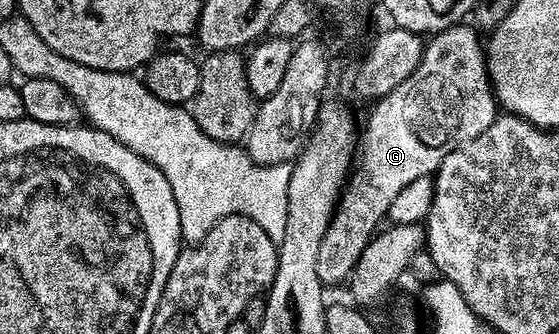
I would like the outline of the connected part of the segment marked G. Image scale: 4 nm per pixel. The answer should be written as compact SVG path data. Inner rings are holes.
M466 25L450 26L447 30L433 35L423 45L422 59L416 72L412 72L412 76L408 76L404 84L392 88L388 96L377 99L369 107L371 110L366 118L366 128L360 132L356 161L316 252L316 276L323 287L338 286L341 282L343 285L350 278L364 248L378 234L383 225L381 222L387 221L390 205L408 184L414 183L420 177L437 174L448 152L460 148L460 144L468 144L468 140L476 140L476 136L480 136L480 132L484 132L484 128L491 126L494 119L499 117L500 107L486 71L483 39L478 39L479 31L473 25Z

